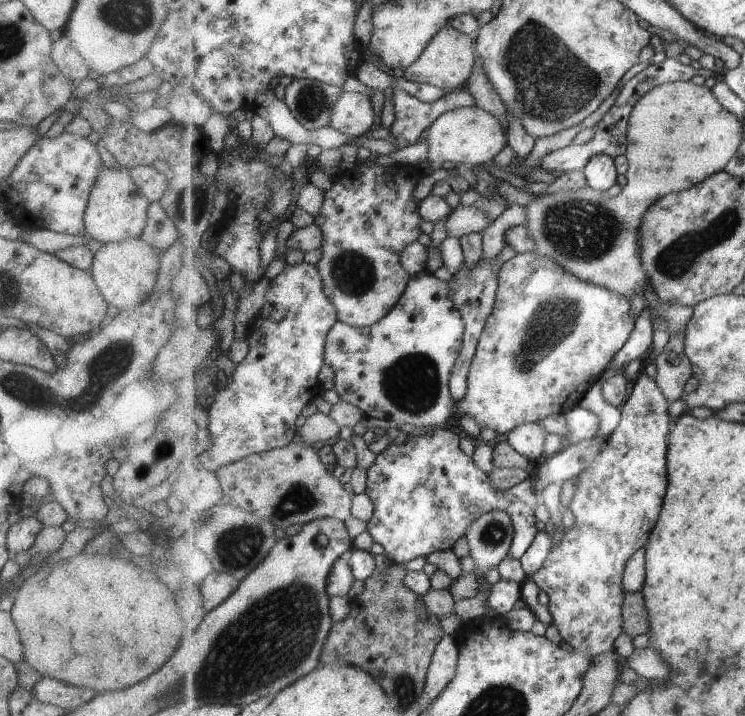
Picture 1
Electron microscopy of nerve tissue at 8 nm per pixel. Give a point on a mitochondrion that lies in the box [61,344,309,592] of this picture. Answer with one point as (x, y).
(239, 548)

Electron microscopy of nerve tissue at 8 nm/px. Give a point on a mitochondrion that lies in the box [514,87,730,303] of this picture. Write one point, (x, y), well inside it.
(585, 229)

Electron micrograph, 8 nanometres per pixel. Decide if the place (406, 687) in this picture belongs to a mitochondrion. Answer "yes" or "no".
yes

